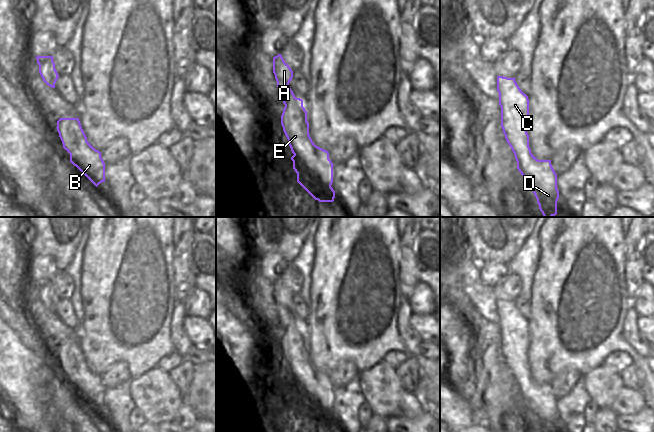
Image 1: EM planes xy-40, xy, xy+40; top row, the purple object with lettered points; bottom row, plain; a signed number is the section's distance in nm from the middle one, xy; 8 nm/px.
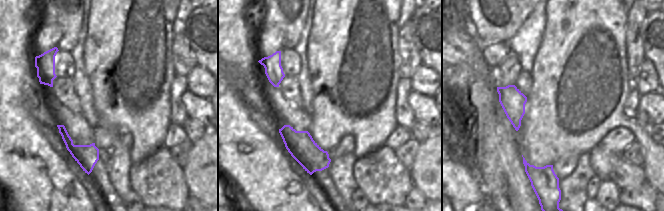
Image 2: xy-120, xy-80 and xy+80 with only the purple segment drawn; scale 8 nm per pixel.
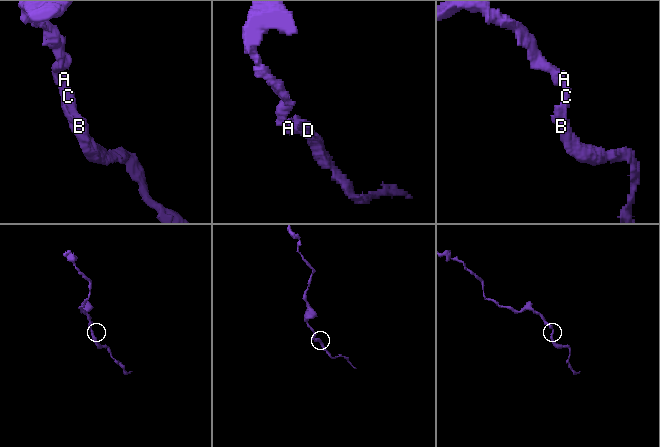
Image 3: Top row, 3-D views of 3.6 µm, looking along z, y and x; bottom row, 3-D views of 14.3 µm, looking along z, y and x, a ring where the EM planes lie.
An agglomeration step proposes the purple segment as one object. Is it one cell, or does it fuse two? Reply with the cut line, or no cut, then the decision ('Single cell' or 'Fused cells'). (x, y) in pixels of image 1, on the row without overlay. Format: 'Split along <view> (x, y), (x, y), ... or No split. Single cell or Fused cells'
No split. Single cell.

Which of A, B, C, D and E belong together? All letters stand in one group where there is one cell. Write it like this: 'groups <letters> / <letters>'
groups A B C D E

